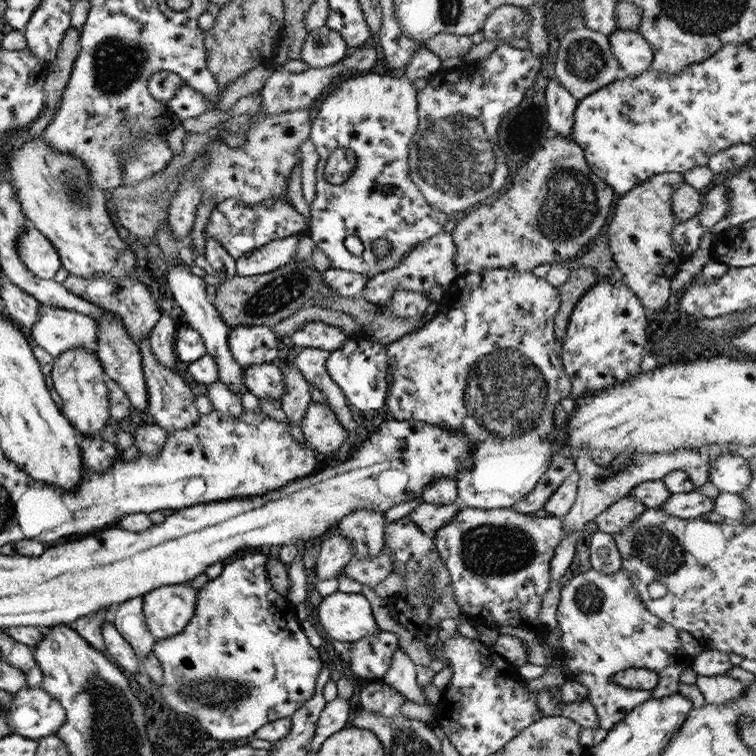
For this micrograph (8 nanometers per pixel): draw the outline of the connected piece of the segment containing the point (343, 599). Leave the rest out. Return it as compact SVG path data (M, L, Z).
M335 591L321 598L316 609L317 622L328 640L356 642L379 630L363 594Z

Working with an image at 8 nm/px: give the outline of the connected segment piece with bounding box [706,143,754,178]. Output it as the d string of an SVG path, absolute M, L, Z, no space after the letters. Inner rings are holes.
M749 143L733 144L710 156L706 160L706 165L718 178L727 172L734 172L737 168L743 167L749 158L754 158L754 151Z

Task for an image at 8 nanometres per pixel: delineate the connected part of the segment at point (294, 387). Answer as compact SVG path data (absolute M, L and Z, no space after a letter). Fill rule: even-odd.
M286 363L280 366L286 383L286 390L280 398L280 405L286 418L295 424L300 424L303 414L311 400L311 394L308 392L303 376L298 372L295 366L288 366Z

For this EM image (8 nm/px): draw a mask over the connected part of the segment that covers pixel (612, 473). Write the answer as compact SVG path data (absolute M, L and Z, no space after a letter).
M579 447L579 453L575 457L574 468L579 474L577 480L577 494L572 507L562 518L561 534L575 533L581 531L587 523L595 518L595 515L602 511L607 505L617 499L627 496L635 486L641 482L659 480L673 470L683 470L688 479L693 484L694 490L699 490L701 485L707 482L709 474L709 461L701 458L697 450L692 451L687 448L677 449L668 453L641 453L641 452L621 452L605 466L593 464L589 451L585 447Z

